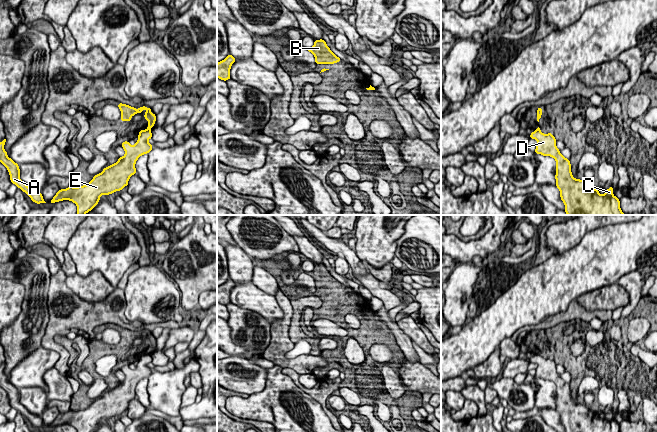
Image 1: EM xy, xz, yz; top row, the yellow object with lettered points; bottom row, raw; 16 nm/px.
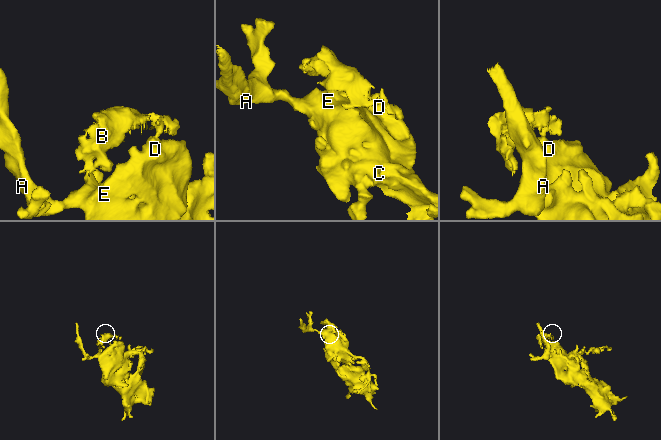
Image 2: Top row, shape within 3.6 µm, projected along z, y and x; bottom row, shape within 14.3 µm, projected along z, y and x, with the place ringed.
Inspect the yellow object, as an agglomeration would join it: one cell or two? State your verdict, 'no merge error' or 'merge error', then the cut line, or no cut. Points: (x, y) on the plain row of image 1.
merge error | xy (147, 352), (149, 354)

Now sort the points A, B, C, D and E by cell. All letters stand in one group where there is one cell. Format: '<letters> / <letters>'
A C D E / B

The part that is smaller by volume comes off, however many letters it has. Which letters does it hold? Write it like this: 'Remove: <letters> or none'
Remove: B

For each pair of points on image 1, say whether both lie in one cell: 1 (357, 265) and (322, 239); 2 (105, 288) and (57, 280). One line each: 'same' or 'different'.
1: same
2: different

